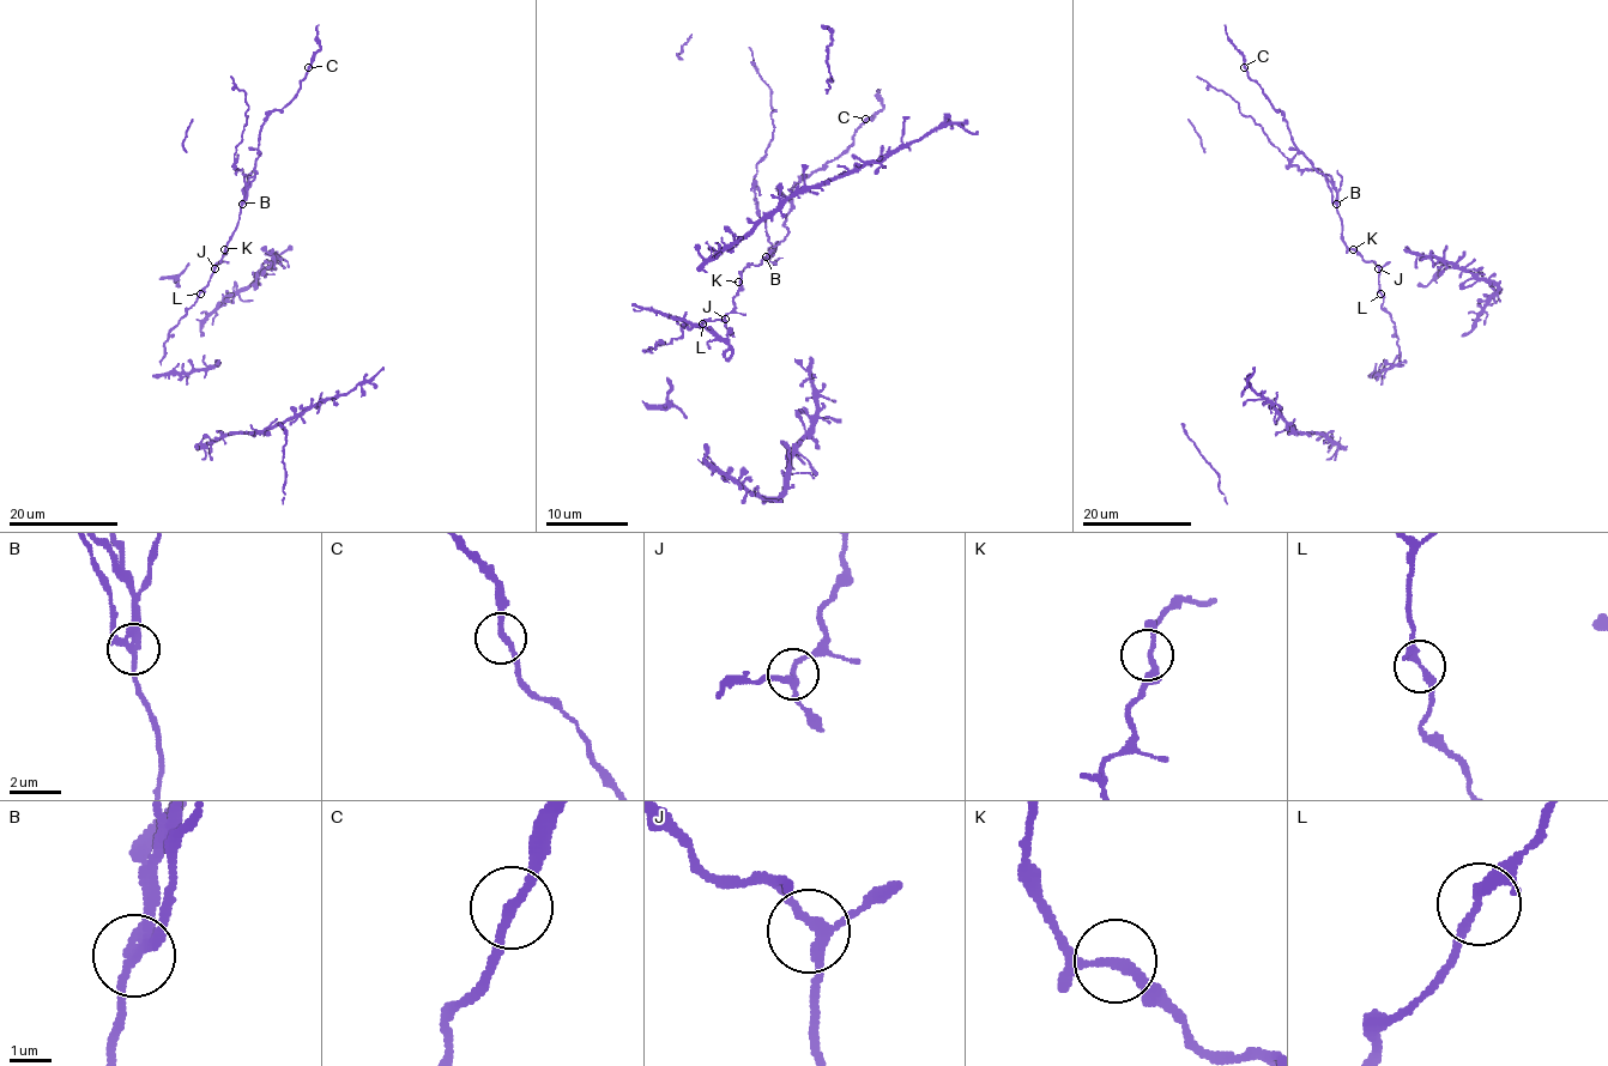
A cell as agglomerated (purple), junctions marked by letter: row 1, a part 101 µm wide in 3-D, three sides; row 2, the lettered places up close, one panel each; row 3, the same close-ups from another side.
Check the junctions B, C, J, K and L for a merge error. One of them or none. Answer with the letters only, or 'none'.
B

